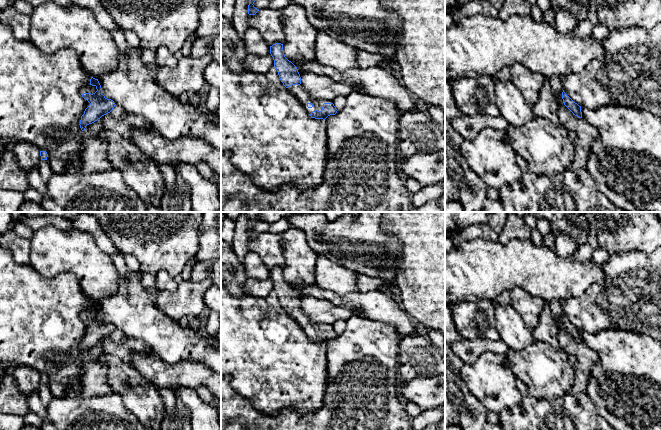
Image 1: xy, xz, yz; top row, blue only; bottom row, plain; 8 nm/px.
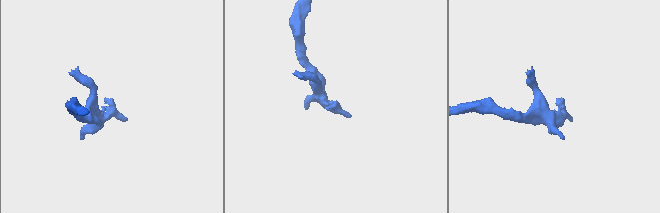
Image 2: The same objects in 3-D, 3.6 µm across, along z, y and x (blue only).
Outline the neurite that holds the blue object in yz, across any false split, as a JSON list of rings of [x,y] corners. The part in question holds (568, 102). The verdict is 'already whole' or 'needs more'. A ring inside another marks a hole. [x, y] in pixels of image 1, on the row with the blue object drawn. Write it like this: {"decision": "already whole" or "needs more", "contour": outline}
{"decision": "already whole", "contour": [[[563,90],[562,99],[564,105],[573,113],[573,115],[582,118],[581,106],[575,103]]]}

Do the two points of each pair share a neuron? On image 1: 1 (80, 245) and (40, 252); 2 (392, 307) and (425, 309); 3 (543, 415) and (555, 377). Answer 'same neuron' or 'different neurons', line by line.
1: same neuron
2: different neurons
3: different neurons

